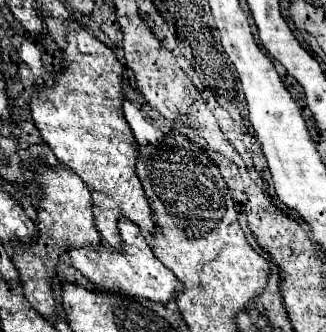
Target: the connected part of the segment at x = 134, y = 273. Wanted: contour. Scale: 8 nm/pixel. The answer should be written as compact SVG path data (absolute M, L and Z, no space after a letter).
M118 218L118 232L122 236L122 250L110 248L110 244L96 244L96 246L80 246L80 248L68 248L68 256L72 260L72 266L80 270L90 282L96 286L108 288L112 292L124 292L130 296L148 298L158 304L166 304L174 298L176 290L182 290L182 284L178 278L168 270L152 252L146 238L142 236L140 228L130 222L128 218Z

